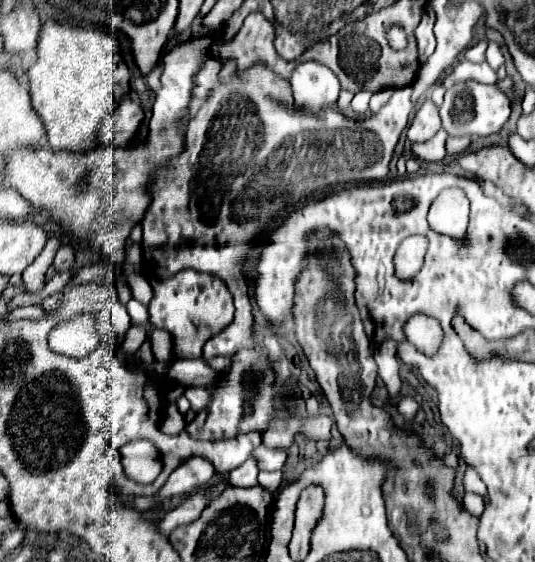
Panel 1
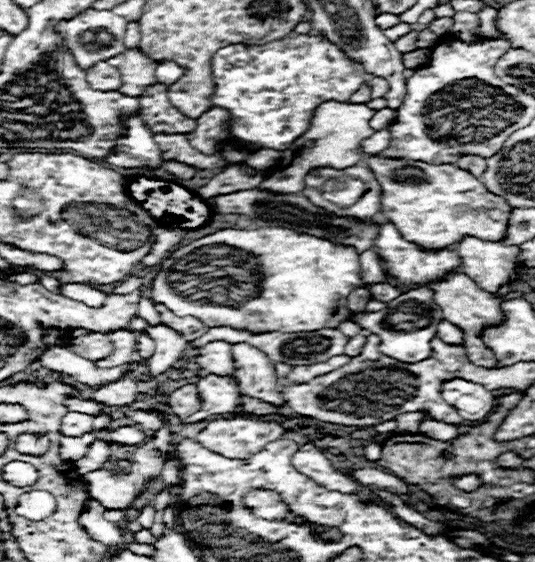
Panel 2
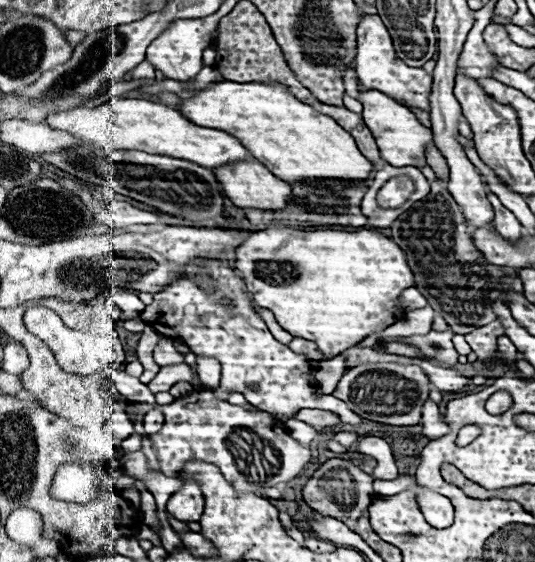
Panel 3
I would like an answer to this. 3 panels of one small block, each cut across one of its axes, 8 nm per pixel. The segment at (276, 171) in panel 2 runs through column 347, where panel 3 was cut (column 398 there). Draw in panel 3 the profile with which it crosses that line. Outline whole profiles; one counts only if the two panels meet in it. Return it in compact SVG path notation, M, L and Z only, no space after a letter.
M360 90L360 102L364 104L364 122L370 128L376 144L380 148L380 156L390 166L426 166L426 146L432 144L432 130L422 126L410 108L392 100L382 92L366 92Z

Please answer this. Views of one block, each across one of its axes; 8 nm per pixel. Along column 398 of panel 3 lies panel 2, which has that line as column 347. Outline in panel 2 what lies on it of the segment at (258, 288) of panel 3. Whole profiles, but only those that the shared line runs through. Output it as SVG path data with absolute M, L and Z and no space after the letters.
M226 228L214 234L194 240L171 254L180 259L202 248L224 244L240 252L252 254L258 260L260 270L260 292L256 298L240 304L240 308L220 306L208 299L192 301L188 297L176 296L164 280L164 272L152 280L152 298L170 308L176 316L194 316L206 326L230 326L248 332L314 332L320 328L336 328L340 322L350 320L346 308L346 296L354 288L362 286L358 254L354 248L334 246L328 240L316 236L300 234L290 228L256 228L256 230L238 230Z

